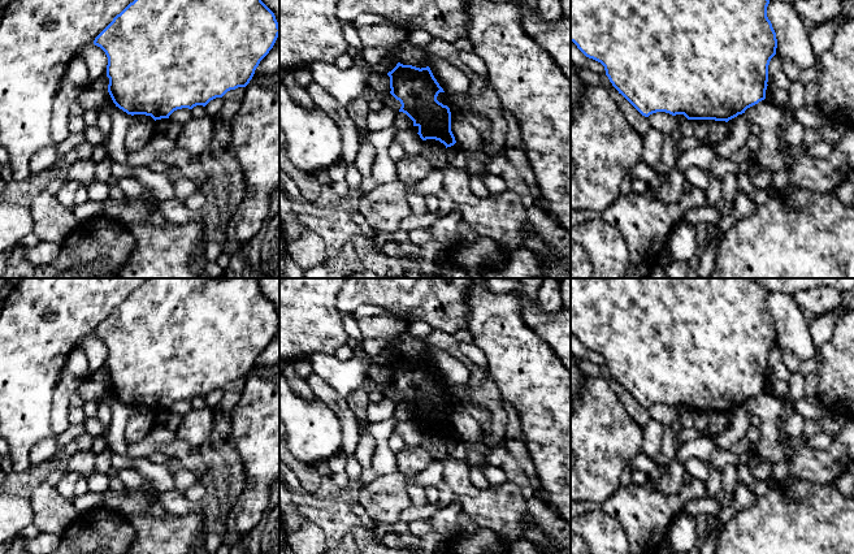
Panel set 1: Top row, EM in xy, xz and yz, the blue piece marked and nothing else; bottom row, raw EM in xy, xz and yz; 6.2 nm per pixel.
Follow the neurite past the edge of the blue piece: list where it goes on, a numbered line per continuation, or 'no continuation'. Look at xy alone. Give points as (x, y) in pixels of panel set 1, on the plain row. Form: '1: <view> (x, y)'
no continuation

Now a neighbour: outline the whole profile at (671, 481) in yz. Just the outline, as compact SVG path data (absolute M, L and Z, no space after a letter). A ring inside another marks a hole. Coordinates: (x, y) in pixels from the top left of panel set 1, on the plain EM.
M671 460L671 463L662 472L660 477L654 482L654 486L667 495L676 494L684 486L684 475L684 464Z

